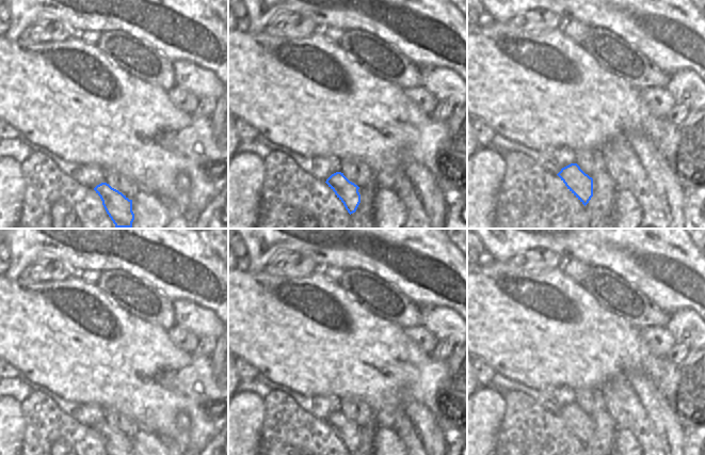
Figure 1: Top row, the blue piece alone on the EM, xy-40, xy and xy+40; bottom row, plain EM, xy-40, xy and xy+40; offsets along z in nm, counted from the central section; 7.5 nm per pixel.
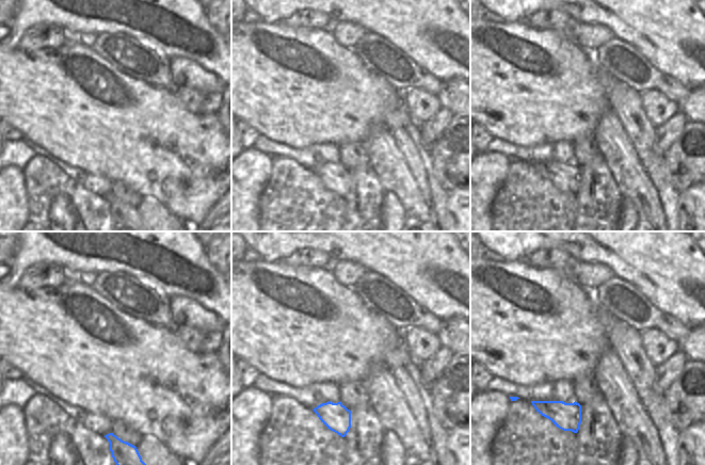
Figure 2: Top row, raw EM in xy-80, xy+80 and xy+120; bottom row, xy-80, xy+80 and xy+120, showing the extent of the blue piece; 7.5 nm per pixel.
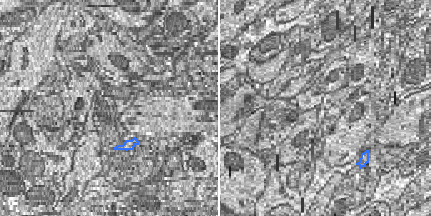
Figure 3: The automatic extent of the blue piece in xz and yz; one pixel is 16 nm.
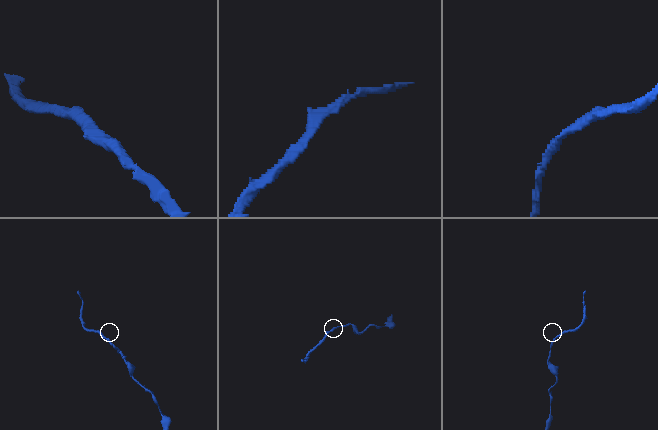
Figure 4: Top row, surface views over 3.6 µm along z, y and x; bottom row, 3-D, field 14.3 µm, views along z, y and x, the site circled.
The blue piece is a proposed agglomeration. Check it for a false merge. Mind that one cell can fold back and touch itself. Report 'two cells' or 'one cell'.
one cell

